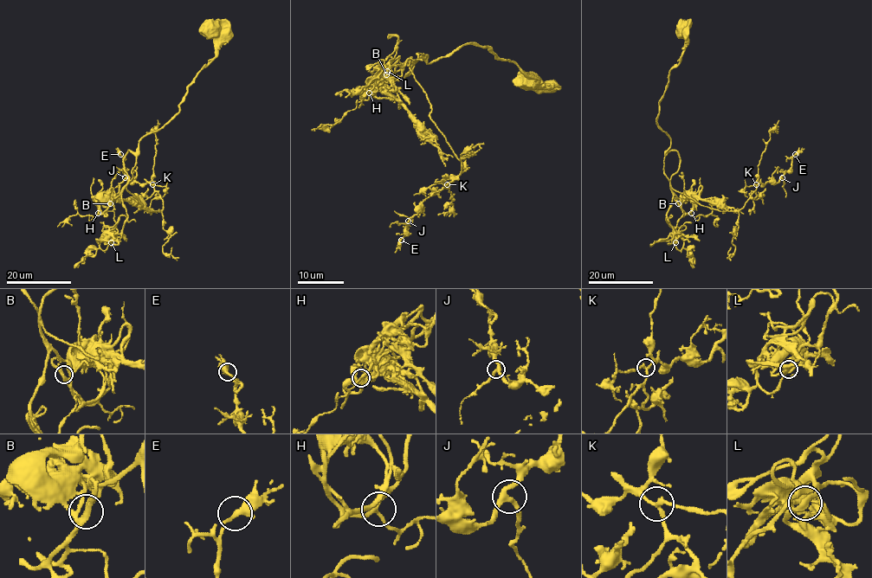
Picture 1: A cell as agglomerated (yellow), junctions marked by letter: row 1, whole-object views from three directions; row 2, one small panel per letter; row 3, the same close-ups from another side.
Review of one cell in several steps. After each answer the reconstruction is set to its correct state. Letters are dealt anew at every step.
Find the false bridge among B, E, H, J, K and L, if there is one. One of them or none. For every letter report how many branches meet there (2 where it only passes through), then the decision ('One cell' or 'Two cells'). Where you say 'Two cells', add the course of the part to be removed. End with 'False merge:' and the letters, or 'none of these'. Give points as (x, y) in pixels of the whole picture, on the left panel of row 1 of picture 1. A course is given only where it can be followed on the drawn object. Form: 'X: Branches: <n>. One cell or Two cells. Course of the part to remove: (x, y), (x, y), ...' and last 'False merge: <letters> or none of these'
B: Branches: 3. One cell
E: Branches: 3. One cell
H: Branches: 3. One cell
J: Branches: 3. One cell
K: Branches: 3. One cell
L: Branches: 3. One cell
False merge: none of these

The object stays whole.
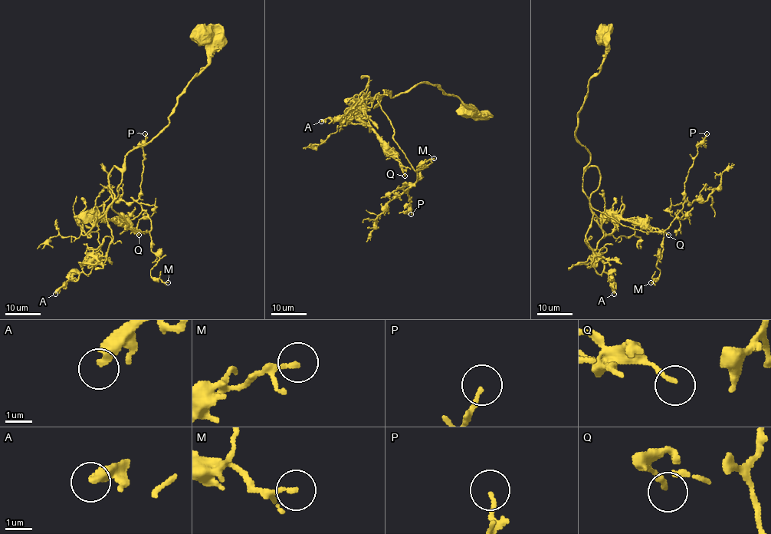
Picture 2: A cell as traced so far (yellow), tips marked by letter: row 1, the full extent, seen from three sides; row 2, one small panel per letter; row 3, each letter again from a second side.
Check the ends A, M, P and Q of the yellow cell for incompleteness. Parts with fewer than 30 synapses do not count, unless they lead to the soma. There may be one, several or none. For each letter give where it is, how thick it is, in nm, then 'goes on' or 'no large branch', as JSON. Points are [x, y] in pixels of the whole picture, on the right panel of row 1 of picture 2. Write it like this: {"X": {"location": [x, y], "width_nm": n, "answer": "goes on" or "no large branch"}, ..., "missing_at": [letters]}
{"A": {"location": [614, 294], "width_nm": 360, "answer": "no large branch"}, "M": {"location": [651, 282], "width_nm": 130, "answer": "no large branch"}, "P": {"location": [707, 133], "width_nm": 130, "answer": "no large branch"}, "Q": {"location": [668, 235], "width_nm": 180, "answer": "no large branch"}, "missing_at": []}

